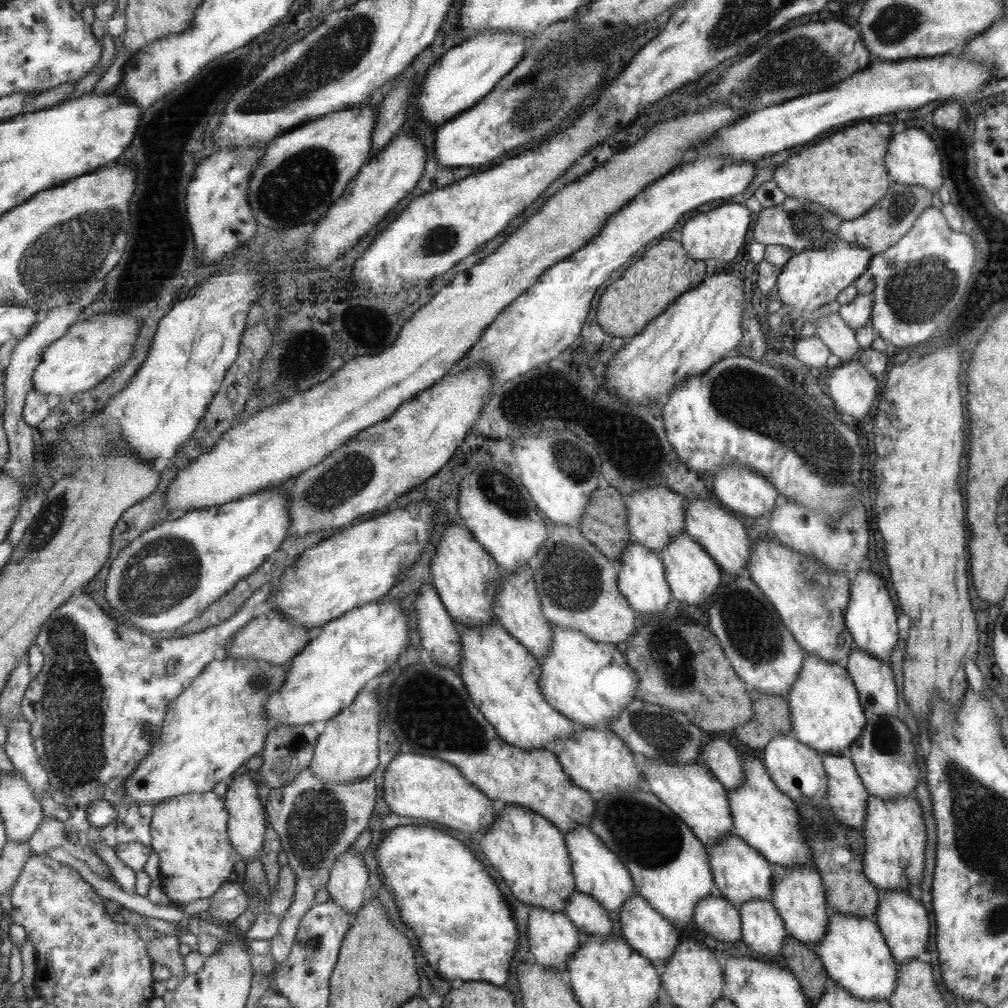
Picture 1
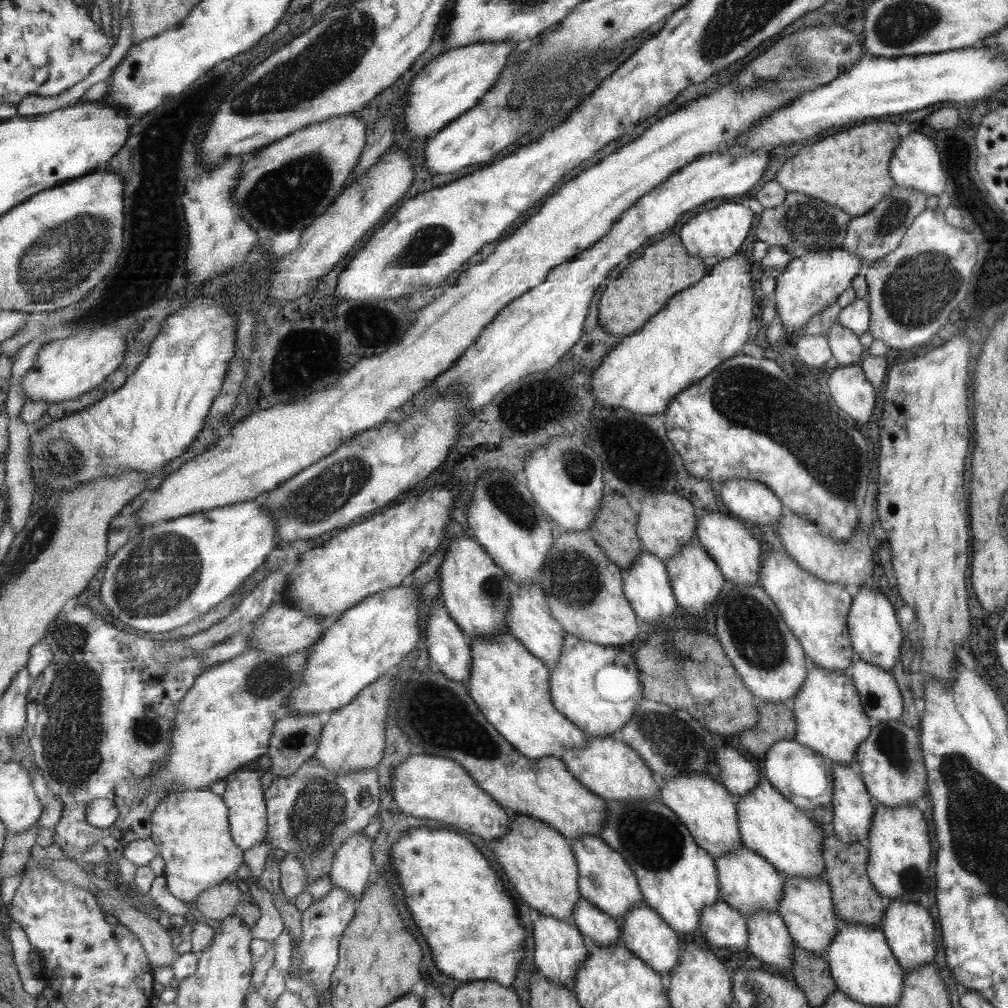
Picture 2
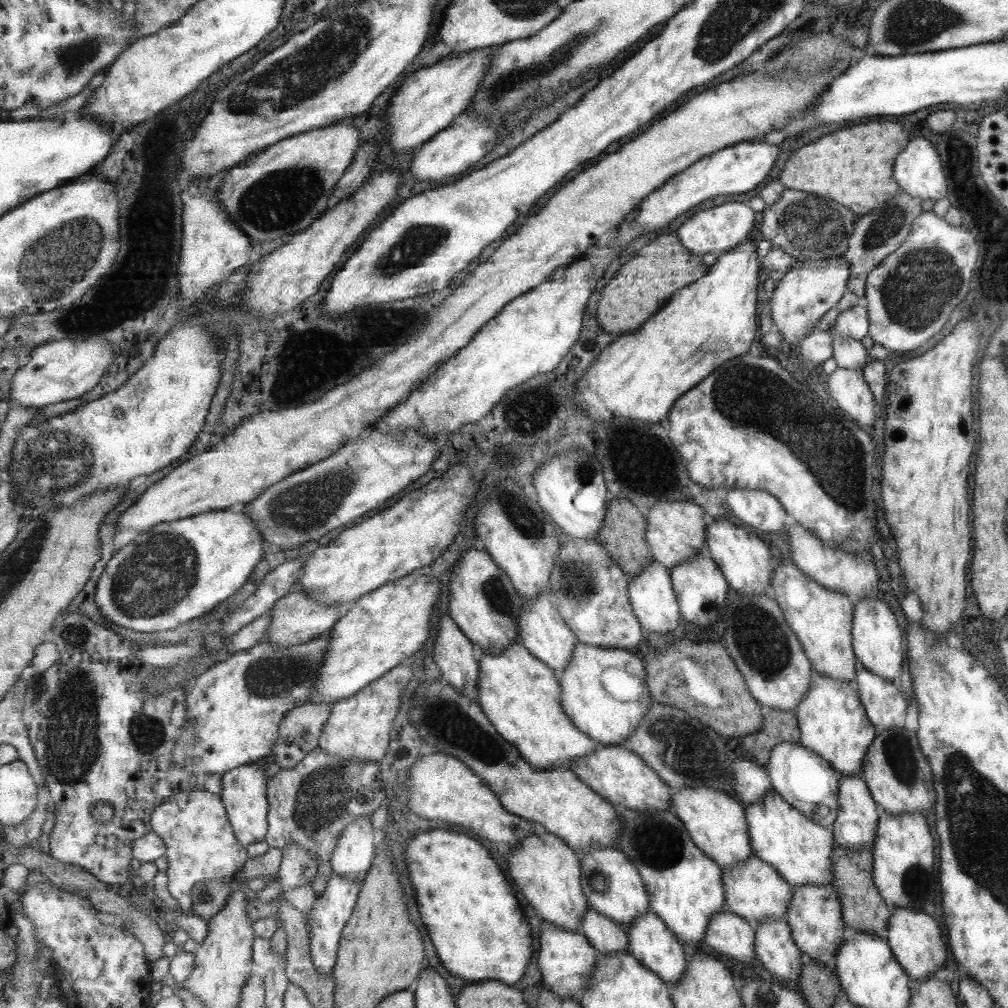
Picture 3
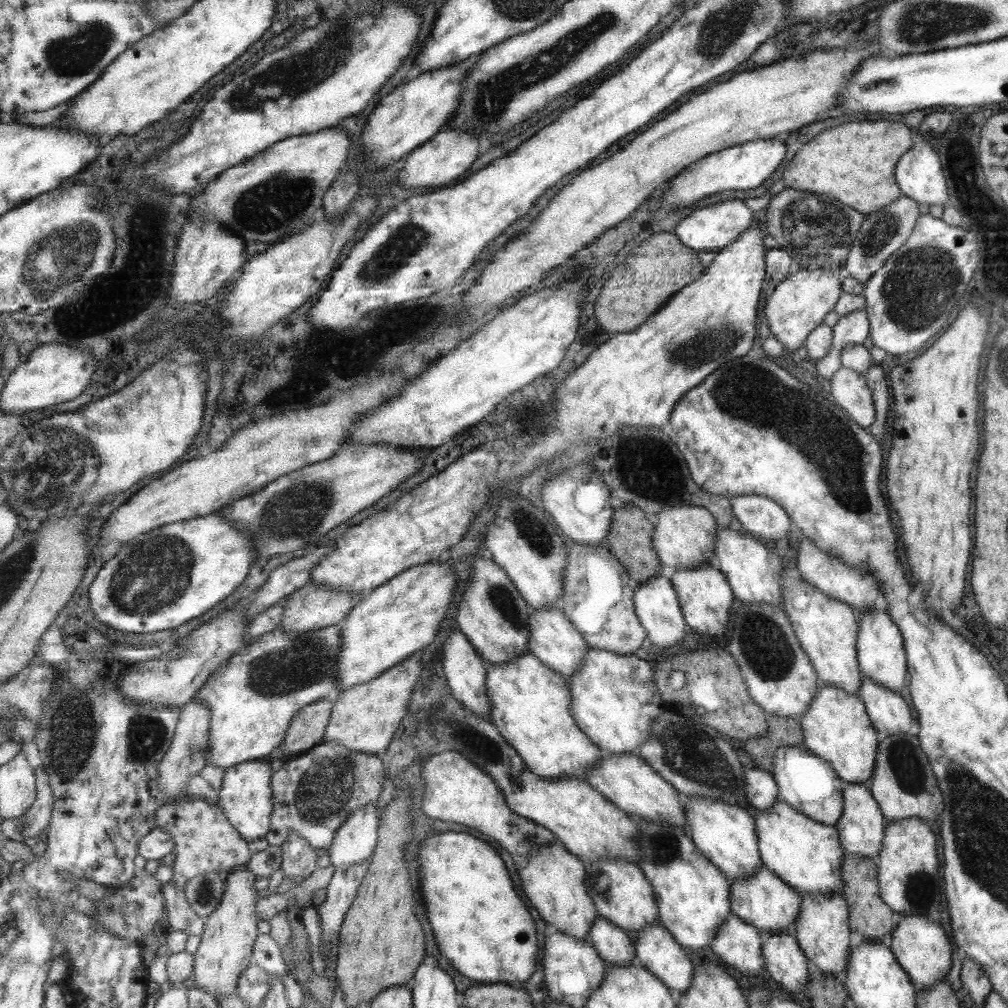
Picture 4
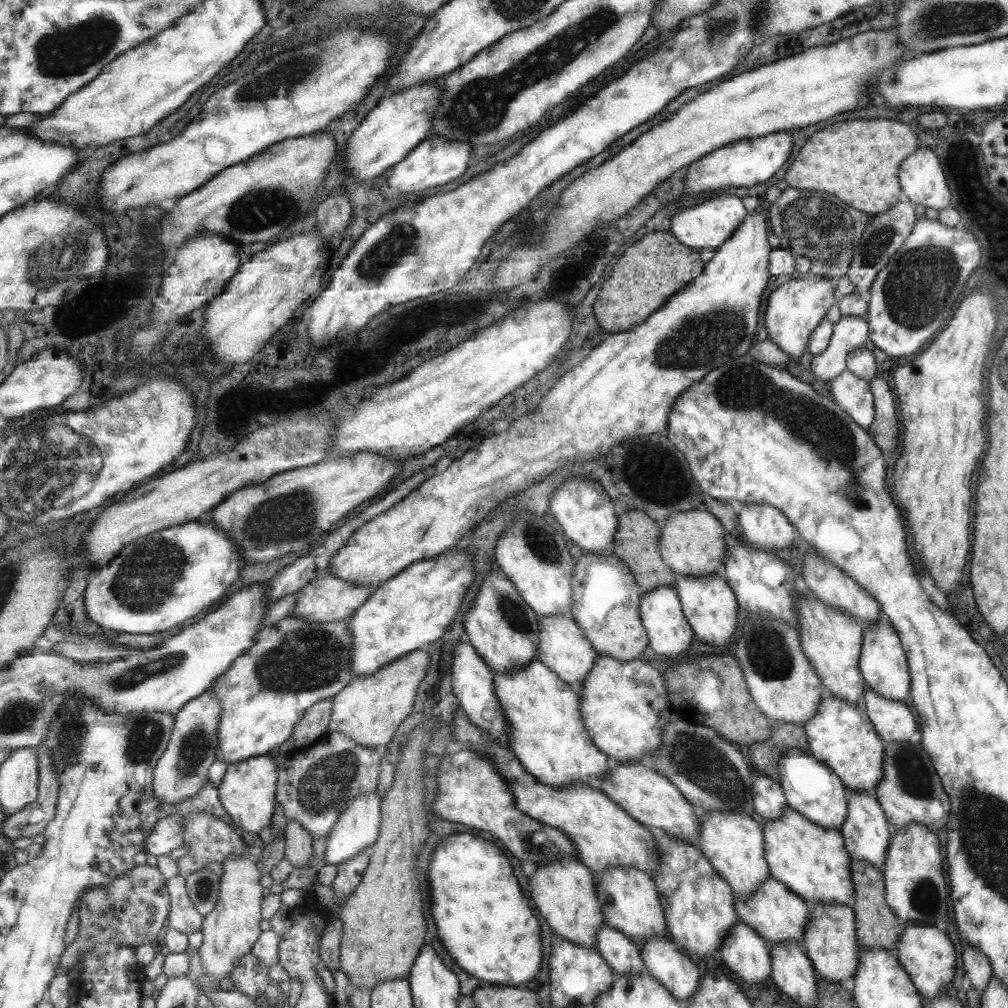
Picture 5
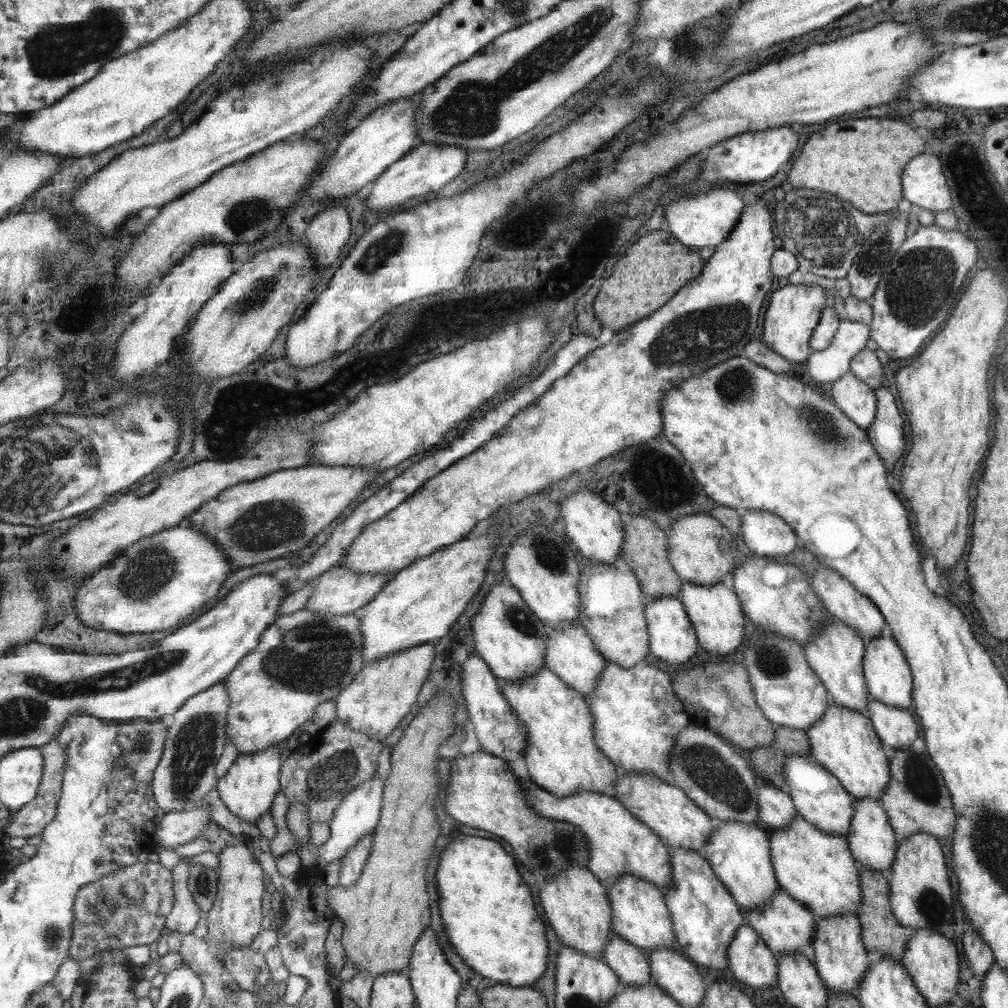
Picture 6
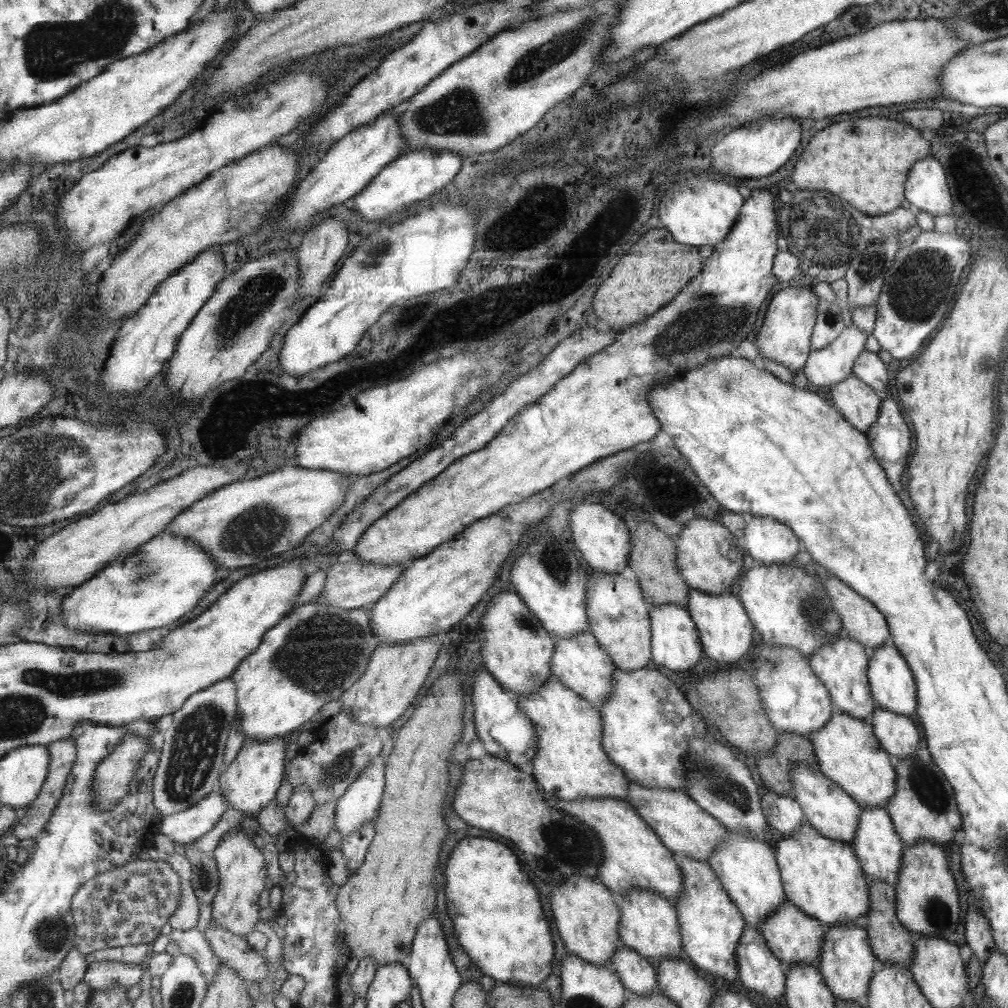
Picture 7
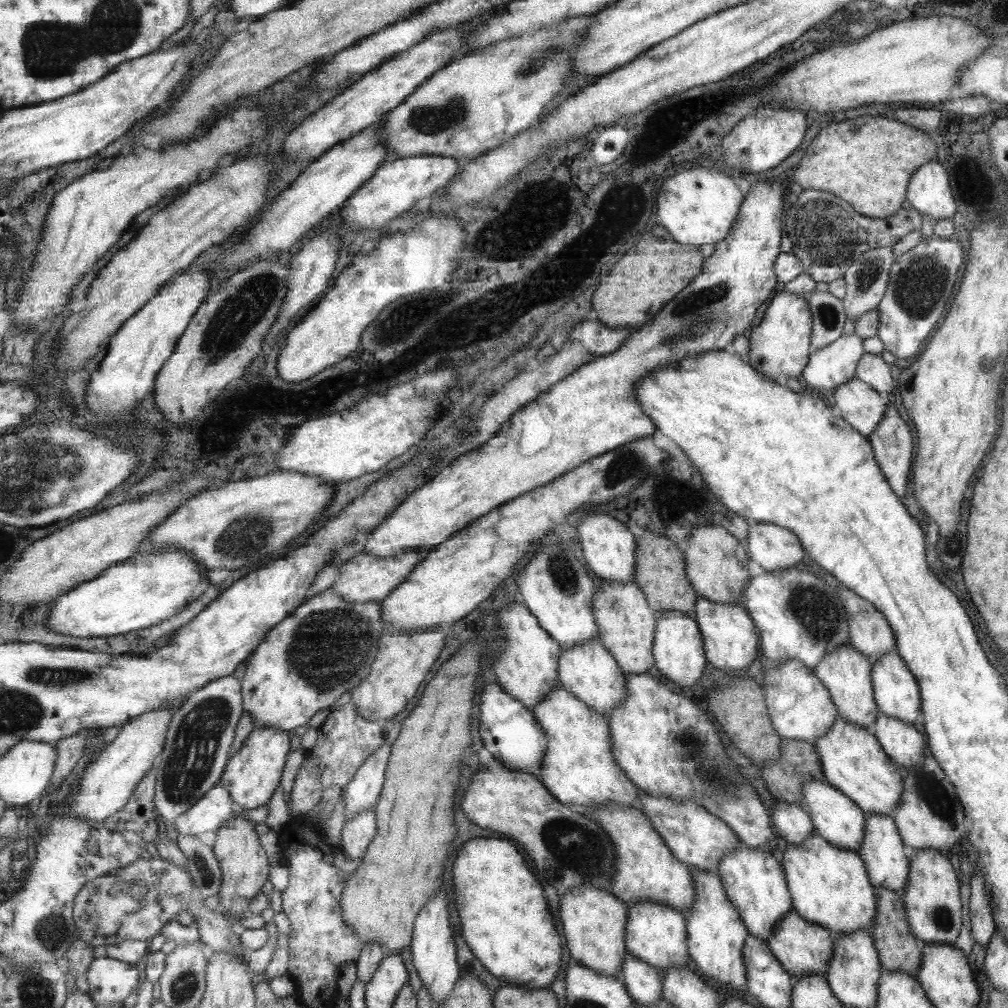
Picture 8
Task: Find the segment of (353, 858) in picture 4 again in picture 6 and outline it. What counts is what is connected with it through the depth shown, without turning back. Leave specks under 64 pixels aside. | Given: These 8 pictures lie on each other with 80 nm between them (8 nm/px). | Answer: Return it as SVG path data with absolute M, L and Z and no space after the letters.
M379 774L374 776L374 779L361 783L355 791L349 793L339 807L336 808L335 816L329 824L331 831L330 838L323 844L317 847L319 864L329 864L337 859L342 859L352 849L352 846L357 844L360 838L366 834L371 834L377 831L377 826L382 817L382 806L384 801L384 787L386 781L379 778Z

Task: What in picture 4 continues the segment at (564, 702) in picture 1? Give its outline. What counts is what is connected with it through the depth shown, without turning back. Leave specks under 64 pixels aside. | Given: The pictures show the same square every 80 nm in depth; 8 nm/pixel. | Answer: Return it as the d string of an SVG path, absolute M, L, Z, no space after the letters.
M590 649L580 671L568 680L571 696L573 696L573 703L571 703L573 718L577 725L589 735L592 742L608 754L633 753L648 739L649 725L666 708L653 678L652 666L647 661L635 657L634 654L617 654L607 650Z

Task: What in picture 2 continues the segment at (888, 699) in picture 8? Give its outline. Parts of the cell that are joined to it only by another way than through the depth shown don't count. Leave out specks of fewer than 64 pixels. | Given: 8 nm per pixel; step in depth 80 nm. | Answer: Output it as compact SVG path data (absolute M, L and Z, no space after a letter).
M866 584L861 587L858 595L854 596L852 610L848 612L847 618L848 632L851 636L853 652L856 652L861 660L892 674L891 670L899 658L903 632L895 620L894 606L891 606L887 598L881 596L875 587L877 587L875 584Z

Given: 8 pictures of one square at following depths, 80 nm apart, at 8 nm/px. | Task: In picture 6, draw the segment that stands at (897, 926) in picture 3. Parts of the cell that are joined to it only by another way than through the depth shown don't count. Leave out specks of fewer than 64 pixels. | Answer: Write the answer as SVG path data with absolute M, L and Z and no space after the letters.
M929 928L910 929L912 934L906 942L906 952L900 964L908 971L908 976L915 982L921 996L928 1006L943 1006L949 1004L951 998L957 994L957 950L955 946L935 934Z

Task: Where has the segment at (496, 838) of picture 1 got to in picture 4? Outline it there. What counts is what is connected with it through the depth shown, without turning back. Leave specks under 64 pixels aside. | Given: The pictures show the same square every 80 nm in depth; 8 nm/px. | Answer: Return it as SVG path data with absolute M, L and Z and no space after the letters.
M560 840L544 844L540 850L527 857L527 860L527 866L523 869L518 868L518 873L523 890L533 908L545 922L555 925L561 933L579 940L589 939L600 914L586 884L588 878L586 862L569 852Z

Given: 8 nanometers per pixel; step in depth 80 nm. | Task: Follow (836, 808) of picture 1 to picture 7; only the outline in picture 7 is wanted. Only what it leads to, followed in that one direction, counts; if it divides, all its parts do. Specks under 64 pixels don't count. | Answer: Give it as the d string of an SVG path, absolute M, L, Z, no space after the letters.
M865 808L860 812L860 823L851 846L855 849L860 867L867 878L885 881L885 884L896 885L900 875L900 864L903 858L904 843L896 833L889 813L883 808Z

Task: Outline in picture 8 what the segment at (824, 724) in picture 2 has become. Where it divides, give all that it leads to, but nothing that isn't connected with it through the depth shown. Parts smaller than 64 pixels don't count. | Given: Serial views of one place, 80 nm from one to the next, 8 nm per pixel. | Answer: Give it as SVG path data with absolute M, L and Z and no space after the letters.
M841 719L811 744L822 766L823 780L848 796L865 814L892 816L894 810L900 806L904 792L903 779L870 730Z

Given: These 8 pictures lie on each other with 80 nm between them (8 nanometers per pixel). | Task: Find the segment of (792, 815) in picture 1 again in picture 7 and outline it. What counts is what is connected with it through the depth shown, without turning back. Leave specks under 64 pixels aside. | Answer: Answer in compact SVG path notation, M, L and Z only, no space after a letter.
M805 823L801 824L801 827L793 835L782 837L778 843L773 842L773 849L776 863L780 867L780 879L783 881L787 899L796 905L801 912L820 921L825 927L850 924L850 922L861 923L861 920L865 918L871 902L869 900L867 877L860 867L860 861L851 844L841 840L829 840Z

